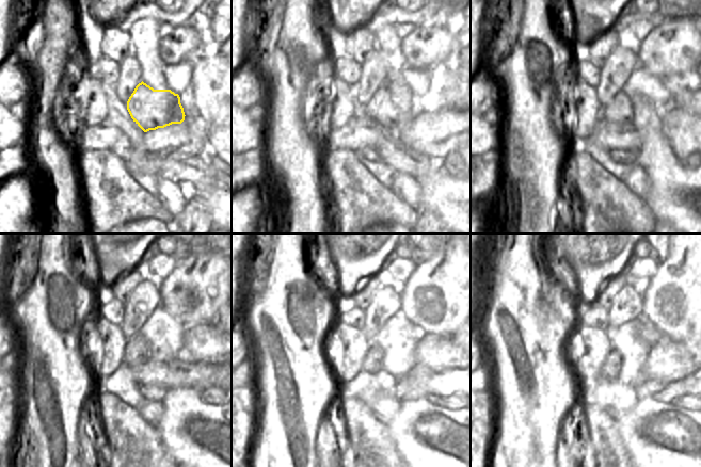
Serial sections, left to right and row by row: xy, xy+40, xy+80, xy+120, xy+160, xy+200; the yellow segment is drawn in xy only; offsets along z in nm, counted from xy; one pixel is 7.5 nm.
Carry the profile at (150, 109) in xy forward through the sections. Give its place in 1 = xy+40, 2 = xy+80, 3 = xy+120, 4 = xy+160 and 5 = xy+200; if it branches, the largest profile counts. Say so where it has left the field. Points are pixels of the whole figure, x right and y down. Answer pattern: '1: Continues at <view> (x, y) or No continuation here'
1: Continues at xy+40 (381, 109)
2: Continues at xy+80 (619, 110)
3: Continues at xy+120 (138, 349)
4: Continues at xy+160 (373, 359)
5: Continues at xy+200 (610, 369).

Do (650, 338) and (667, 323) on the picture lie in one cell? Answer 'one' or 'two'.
two

